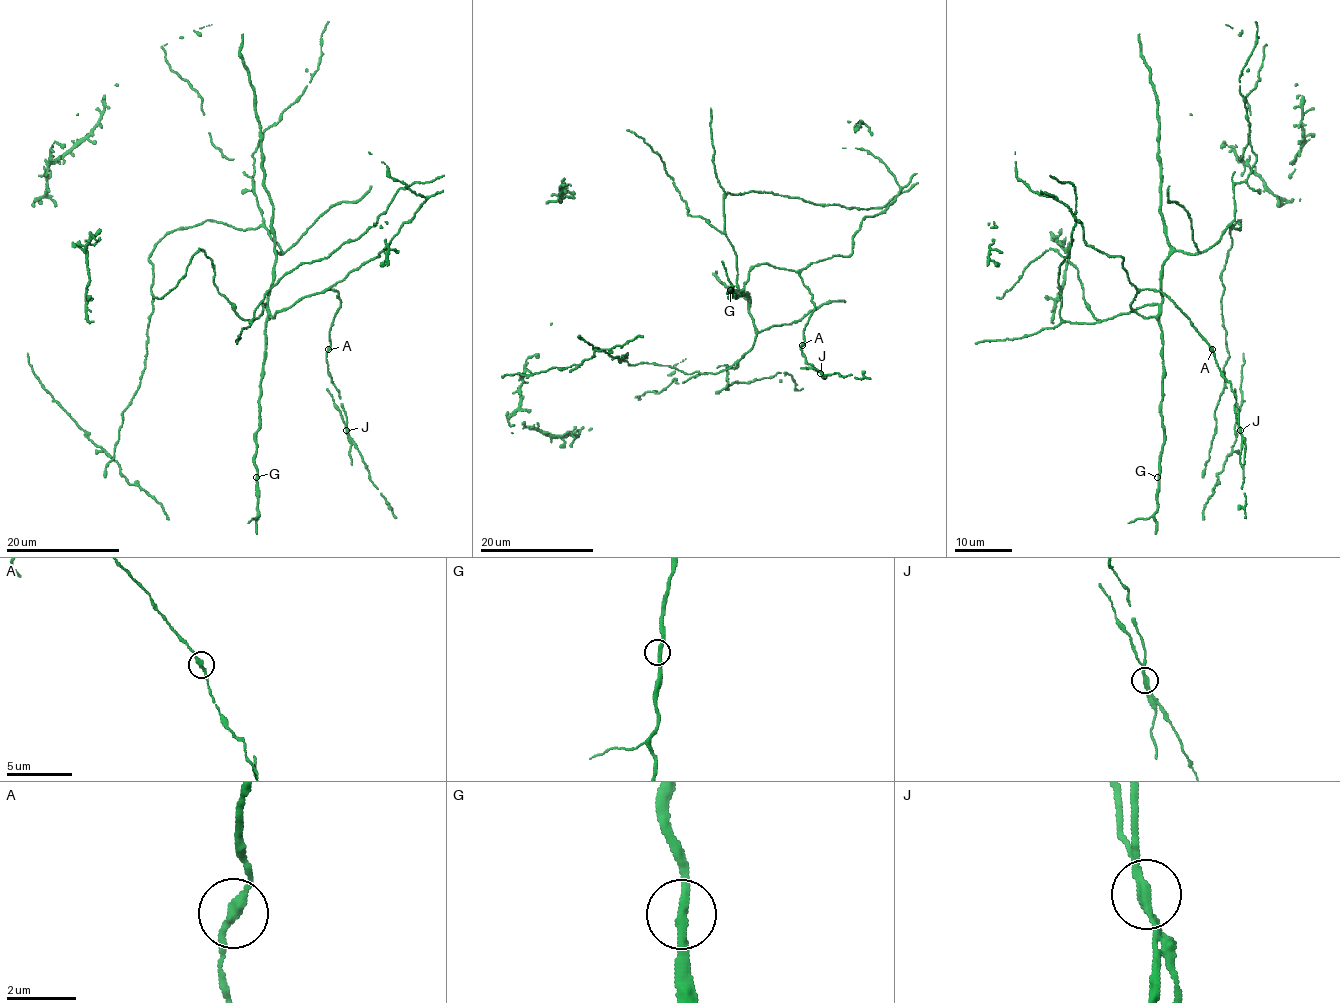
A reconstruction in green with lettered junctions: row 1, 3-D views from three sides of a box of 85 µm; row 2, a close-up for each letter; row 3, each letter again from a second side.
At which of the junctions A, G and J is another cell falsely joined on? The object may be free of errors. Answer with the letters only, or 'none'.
J

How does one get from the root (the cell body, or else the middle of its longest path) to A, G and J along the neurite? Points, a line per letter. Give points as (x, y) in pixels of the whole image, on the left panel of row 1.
A: (264, 222), (282, 251), (275, 251), (269, 315), (336, 291), (340, 308), (328, 349)
G: (264, 222), (282, 252), (275, 251), (268, 296), (259, 427), (254, 457), (256, 477)
J: (264, 222), (282, 251), (275, 251), (268, 296), (272, 318), (305, 296), (338, 292), (326, 363), (346, 430)

